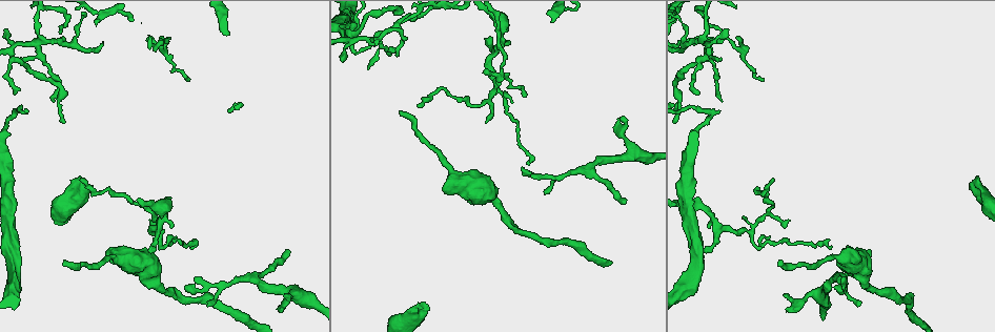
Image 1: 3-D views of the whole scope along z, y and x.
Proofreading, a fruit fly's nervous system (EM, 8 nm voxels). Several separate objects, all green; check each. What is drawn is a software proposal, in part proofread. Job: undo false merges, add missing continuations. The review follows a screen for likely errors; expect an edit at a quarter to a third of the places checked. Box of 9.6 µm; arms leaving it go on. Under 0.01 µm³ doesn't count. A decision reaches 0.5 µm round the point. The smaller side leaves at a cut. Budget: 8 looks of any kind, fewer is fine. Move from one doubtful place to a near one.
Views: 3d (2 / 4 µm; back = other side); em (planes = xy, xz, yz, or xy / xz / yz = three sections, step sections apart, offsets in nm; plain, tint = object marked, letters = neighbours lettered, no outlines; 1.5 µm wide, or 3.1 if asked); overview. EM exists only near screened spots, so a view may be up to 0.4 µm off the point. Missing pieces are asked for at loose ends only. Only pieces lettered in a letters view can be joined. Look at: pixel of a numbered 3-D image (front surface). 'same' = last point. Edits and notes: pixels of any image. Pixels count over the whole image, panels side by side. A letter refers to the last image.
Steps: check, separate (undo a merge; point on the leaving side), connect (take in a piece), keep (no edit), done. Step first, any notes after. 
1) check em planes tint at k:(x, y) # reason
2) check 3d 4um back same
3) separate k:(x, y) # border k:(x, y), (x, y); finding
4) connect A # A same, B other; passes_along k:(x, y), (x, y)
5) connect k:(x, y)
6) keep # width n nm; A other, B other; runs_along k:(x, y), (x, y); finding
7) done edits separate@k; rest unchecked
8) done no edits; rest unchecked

check em planes plain at 1:(622, 117) # thin end

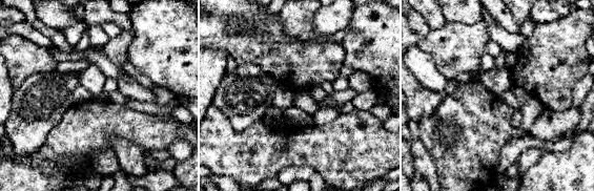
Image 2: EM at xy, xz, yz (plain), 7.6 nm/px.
check em planes tint same

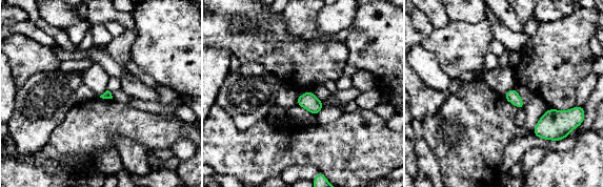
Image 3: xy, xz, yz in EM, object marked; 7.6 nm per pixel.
check em planes letters same # see the neighbours

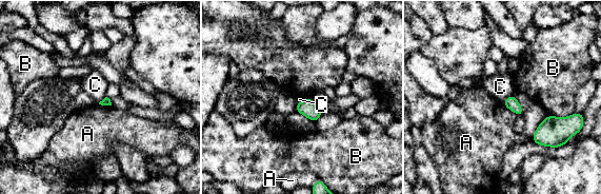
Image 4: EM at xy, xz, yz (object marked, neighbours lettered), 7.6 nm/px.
keep # A other, B other, C other; border 4:(513, 94), (507, 96), (502, 102); none of them fits

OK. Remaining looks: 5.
check 3d 2um back at 1:(626, 203) # branch stops here

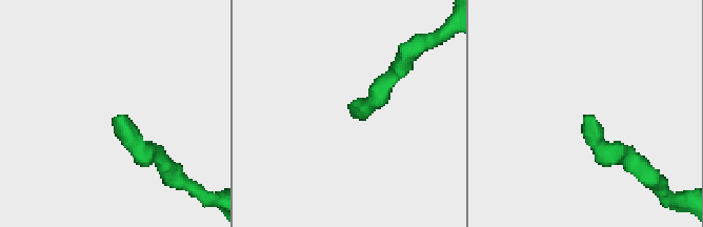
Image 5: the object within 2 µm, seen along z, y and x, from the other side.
check em 3.1um planes letters at 5:(123, 115) # need the tissue

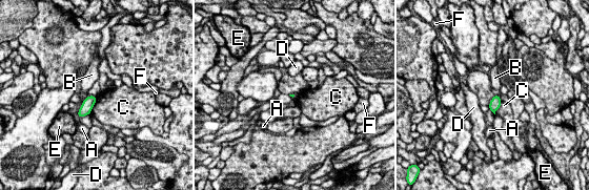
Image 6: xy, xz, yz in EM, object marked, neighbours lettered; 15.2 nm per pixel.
keep # A other, B other, C other, D other, E other, F other; border 6:(90, 94), (95, 97); none of them fits

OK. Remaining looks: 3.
check 3d 4um at 1:(36, 43) # four or more arms meet

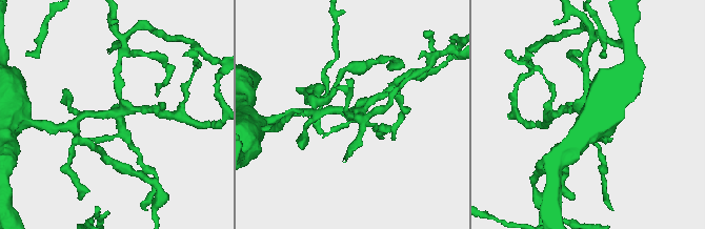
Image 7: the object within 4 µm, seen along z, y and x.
check em planes plain at 7:(116, 113)

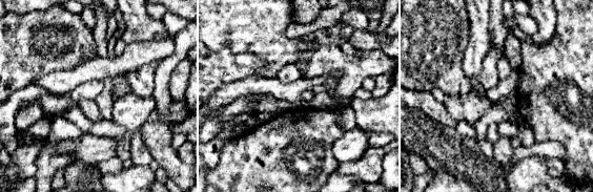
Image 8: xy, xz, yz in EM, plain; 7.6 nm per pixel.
check em planes letters same # what lies round it

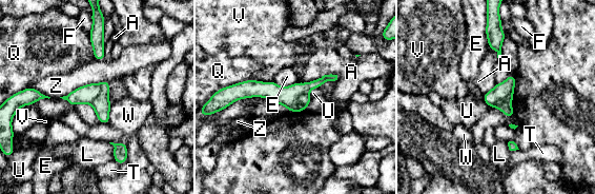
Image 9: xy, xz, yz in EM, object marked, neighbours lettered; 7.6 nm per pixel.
separate 9:(304, 100) # A other, E other, F other, L other, Q other, T other, U other, V other, W other, Z other; border 9:(307, 92), (299, 97), (305, 110); two neurons meet here

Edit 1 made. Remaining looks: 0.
done edits separate@9; rest unchecked

